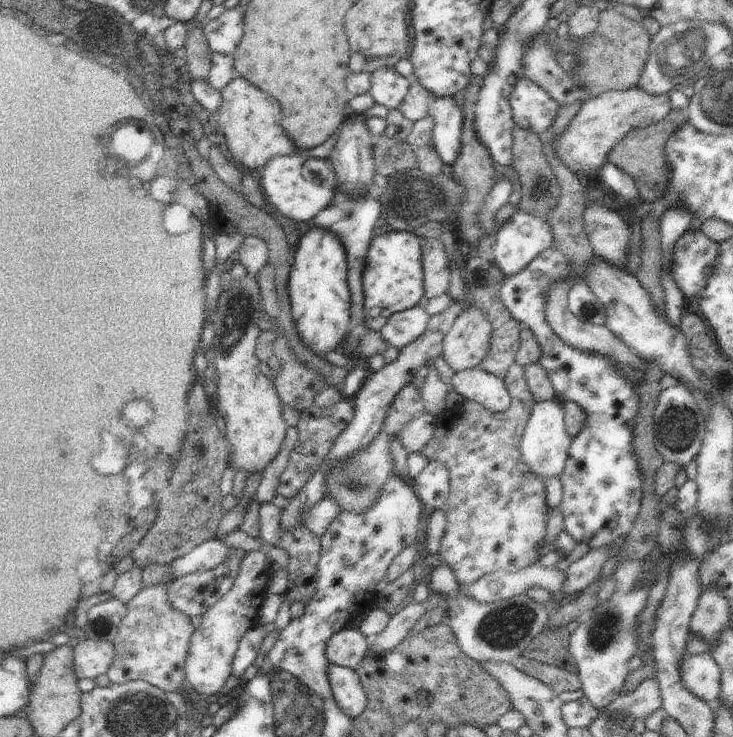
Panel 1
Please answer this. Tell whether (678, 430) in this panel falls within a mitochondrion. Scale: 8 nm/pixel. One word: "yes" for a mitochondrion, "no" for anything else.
yes

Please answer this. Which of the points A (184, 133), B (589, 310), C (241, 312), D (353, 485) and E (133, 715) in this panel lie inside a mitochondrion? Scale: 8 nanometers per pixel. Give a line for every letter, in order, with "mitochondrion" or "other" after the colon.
A: other
B: mitochondrion
C: mitochondrion
D: mitochondrion
E: mitochondrion

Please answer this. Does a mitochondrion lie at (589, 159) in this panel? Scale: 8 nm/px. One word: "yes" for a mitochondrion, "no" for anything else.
no

